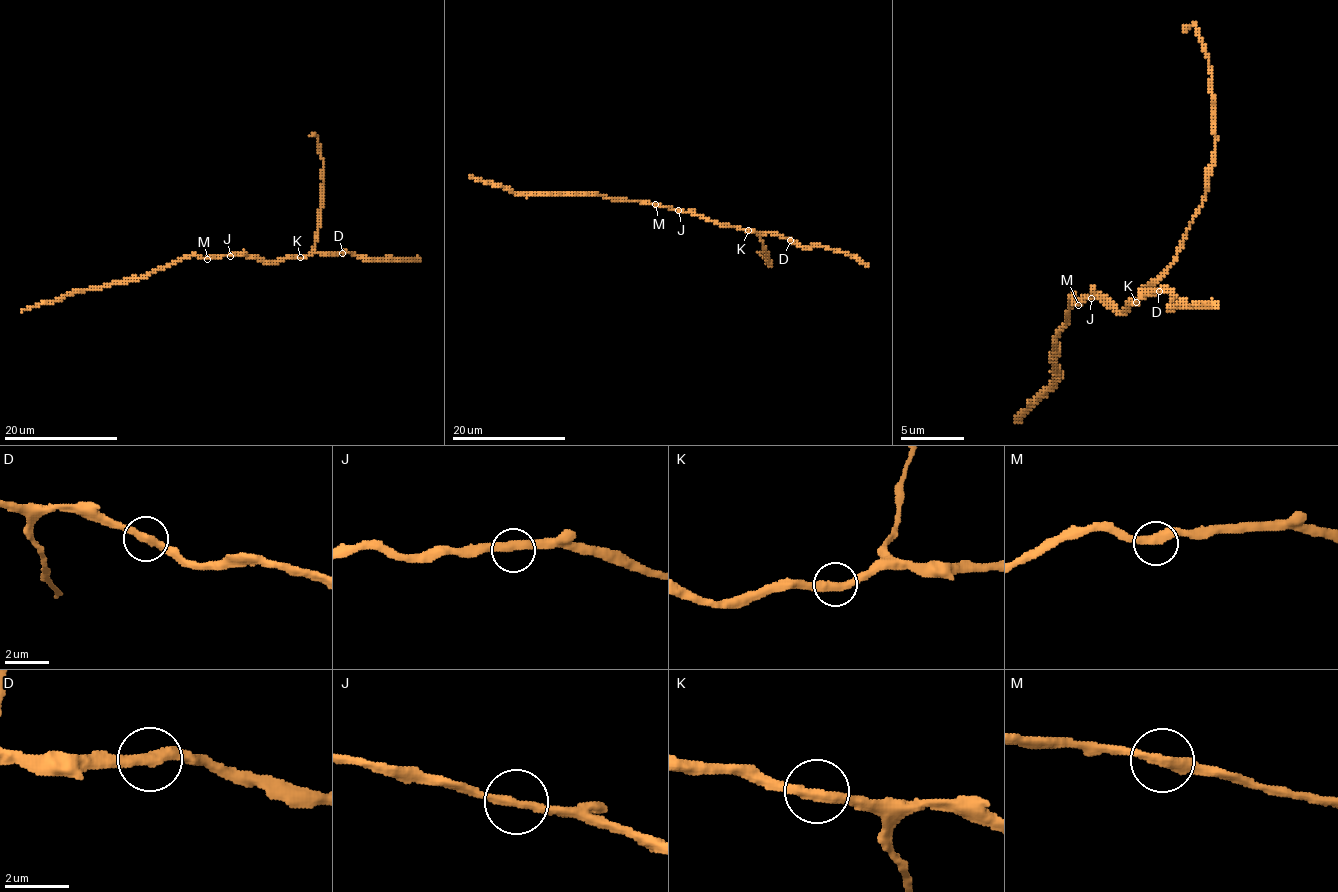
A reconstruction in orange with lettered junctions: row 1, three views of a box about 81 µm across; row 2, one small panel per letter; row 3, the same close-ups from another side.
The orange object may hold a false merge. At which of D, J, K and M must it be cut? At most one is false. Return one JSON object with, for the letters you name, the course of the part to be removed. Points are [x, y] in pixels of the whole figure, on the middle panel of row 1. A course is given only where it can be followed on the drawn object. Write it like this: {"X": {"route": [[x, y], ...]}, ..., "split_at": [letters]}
{"D": {"route": [[791, 240], [805, 247], [835, 249], [859, 257], [869, 267]]}, "split_at": ["D"]}

